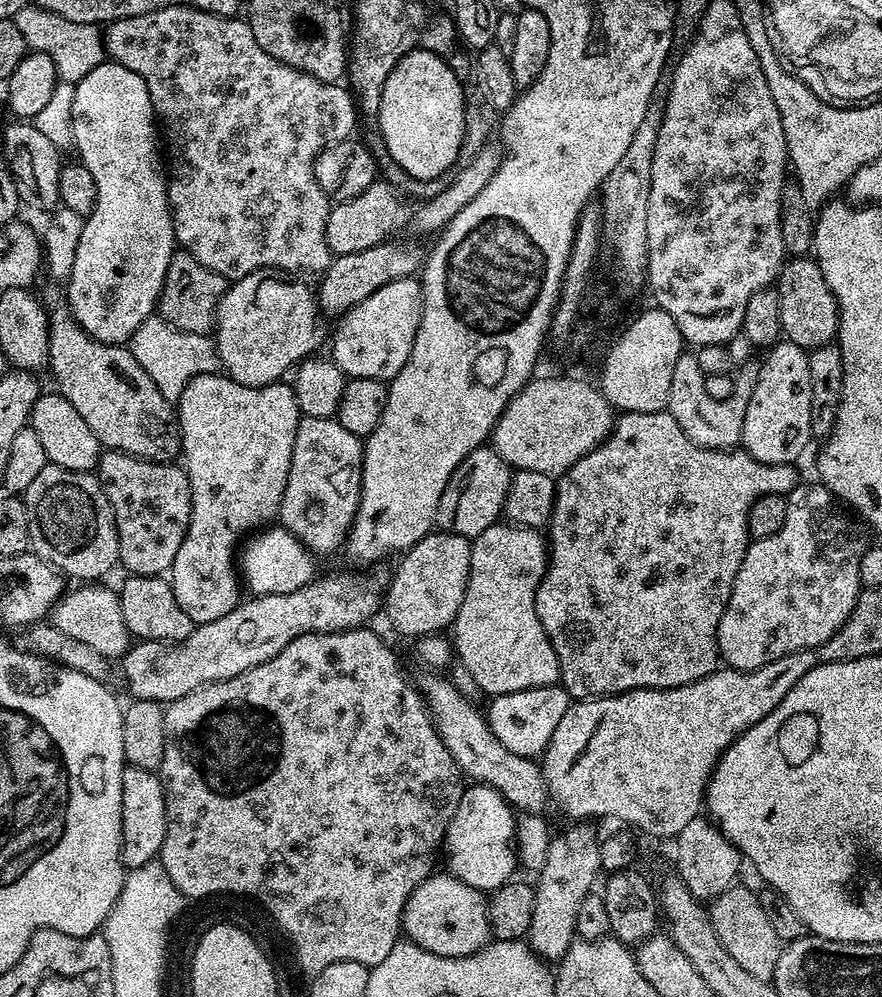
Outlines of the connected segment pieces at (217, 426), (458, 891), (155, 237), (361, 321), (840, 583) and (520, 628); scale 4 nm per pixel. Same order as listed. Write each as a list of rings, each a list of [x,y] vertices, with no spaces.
[[[207,372],[188,382],[186,390],[182,390],[180,395],[180,446],[183,459],[188,459],[186,471],[192,491],[192,517],[186,538],[182,546],[178,546],[178,554],[174,554],[170,583],[174,598],[178,598],[178,606],[182,606],[186,614],[190,614],[193,625],[223,618],[241,603],[242,580],[238,575],[238,549],[245,537],[277,519],[282,494],[286,490],[286,478],[290,474],[290,460],[294,454],[298,426],[302,419],[296,401],[296,389],[291,383],[284,383],[251,388],[242,386],[227,374]]]
[[[451,874],[428,876],[410,894],[404,907],[402,932],[413,944],[430,954],[462,958],[489,943],[492,927],[488,925],[488,896],[474,886],[466,886]]]
[[[103,62],[96,66],[90,74],[86,74],[81,81],[75,83],[74,106],[72,107],[72,142],[74,152],[77,152],[79,163],[90,170],[90,178],[94,178],[96,187],[96,208],[88,216],[84,217],[82,226],[82,238],[78,238],[78,254],[74,254],[74,270],[69,274],[66,287],[66,303],[72,310],[72,316],[80,324],[81,330],[90,334],[98,342],[103,344],[119,344],[131,341],[132,336],[142,326],[149,316],[157,311],[160,302],[160,291],[166,278],[166,270],[170,266],[172,253],[177,251],[176,235],[172,225],[172,207],[168,205],[168,182],[166,179],[166,164],[162,159],[162,144],[156,141],[158,136],[158,121],[156,111],[150,102],[150,90],[146,90],[146,82],[134,74],[134,70],[126,70],[126,66],[115,62]]]
[[[407,276],[386,282],[370,298],[356,304],[339,317],[336,337],[332,340],[331,359],[348,378],[374,378],[391,382],[406,366],[414,338],[418,334],[420,315],[424,312],[424,289],[419,279]]]
[[[801,482],[787,497],[786,526],[770,538],[749,543],[742,566],[738,566],[738,578],[734,578],[730,602],[722,622],[718,622],[720,660],[739,672],[758,670],[766,662],[782,658],[782,654],[807,648],[819,650],[850,618],[862,591],[858,570],[866,547],[865,529],[843,512],[841,501],[819,482]]]
[[[497,522],[489,526],[486,530],[482,530],[482,534],[478,534],[472,540],[472,553],[470,554],[470,574],[468,575],[468,585],[466,586],[466,594],[462,598],[462,606],[456,615],[454,625],[454,652],[458,657],[458,664],[465,667],[469,671],[470,677],[473,678],[475,687],[481,692],[488,692],[489,697],[501,696],[502,694],[514,694],[522,690],[530,690],[531,688],[541,688],[542,686],[550,686],[557,683],[560,678],[560,663],[558,662],[558,654],[554,650],[554,646],[550,642],[550,638],[546,634],[546,630],[542,630],[542,622],[538,618],[538,610],[536,609],[536,591],[542,582],[544,572],[548,568],[548,554],[550,545],[543,535],[535,528],[523,528],[520,524],[511,522]]]

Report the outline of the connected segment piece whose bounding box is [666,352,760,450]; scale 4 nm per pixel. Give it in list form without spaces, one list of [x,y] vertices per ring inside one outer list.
[[[685,352],[678,358],[674,368],[674,378],[670,378],[670,394],[666,411],[675,418],[678,426],[682,426],[685,434],[699,448],[735,449],[742,441],[742,422],[746,414],[746,406],[750,406],[750,398],[754,394],[759,373],[760,364],[755,359],[739,365],[734,376],[734,394],[730,394],[730,398],[725,400],[716,400],[706,392],[706,376],[698,365],[695,353]]]

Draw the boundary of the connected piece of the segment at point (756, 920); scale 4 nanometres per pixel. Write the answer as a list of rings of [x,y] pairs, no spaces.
[[[733,886],[711,901],[708,916],[712,919],[714,934],[718,934],[718,942],[726,946],[726,951],[738,966],[742,966],[754,978],[771,981],[776,963],[780,957],[782,942],[778,934],[774,934],[774,926],[770,926],[770,918],[766,918],[766,910],[762,910],[759,895],[748,888]]]

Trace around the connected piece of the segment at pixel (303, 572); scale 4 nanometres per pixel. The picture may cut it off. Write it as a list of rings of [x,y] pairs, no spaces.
[[[283,526],[265,527],[259,534],[253,535],[247,544],[242,552],[242,580],[252,596],[290,594],[317,579],[317,557],[309,552],[307,546],[287,528]]]

